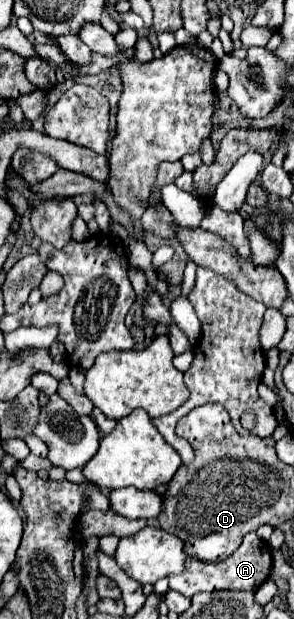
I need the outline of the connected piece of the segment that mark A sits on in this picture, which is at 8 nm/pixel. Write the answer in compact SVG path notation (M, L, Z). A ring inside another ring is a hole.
M247 533L241 541L241 545L223 561L219 563L209 563L201 559L189 559L185 565L187 569L181 575L171 575L169 577L169 587L183 593L185 597L193 597L199 591L257 591L269 577L273 565L271 557L271 547L269 543L261 541L255 533Z

